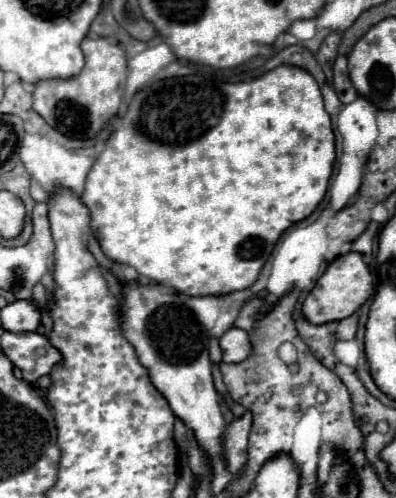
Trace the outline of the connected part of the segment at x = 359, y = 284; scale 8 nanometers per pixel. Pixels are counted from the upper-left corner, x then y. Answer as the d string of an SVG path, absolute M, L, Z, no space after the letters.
M348 252L328 264L328 270L318 278L316 286L306 296L302 312L312 324L344 320L352 316L372 294L374 294L374 278L370 274L370 268L362 260L360 252Z

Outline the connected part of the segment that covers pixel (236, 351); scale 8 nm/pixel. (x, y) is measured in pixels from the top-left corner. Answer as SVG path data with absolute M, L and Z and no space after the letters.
M234 326L220 336L220 348L224 352L222 362L242 362L248 358L252 344L250 344L248 332Z

